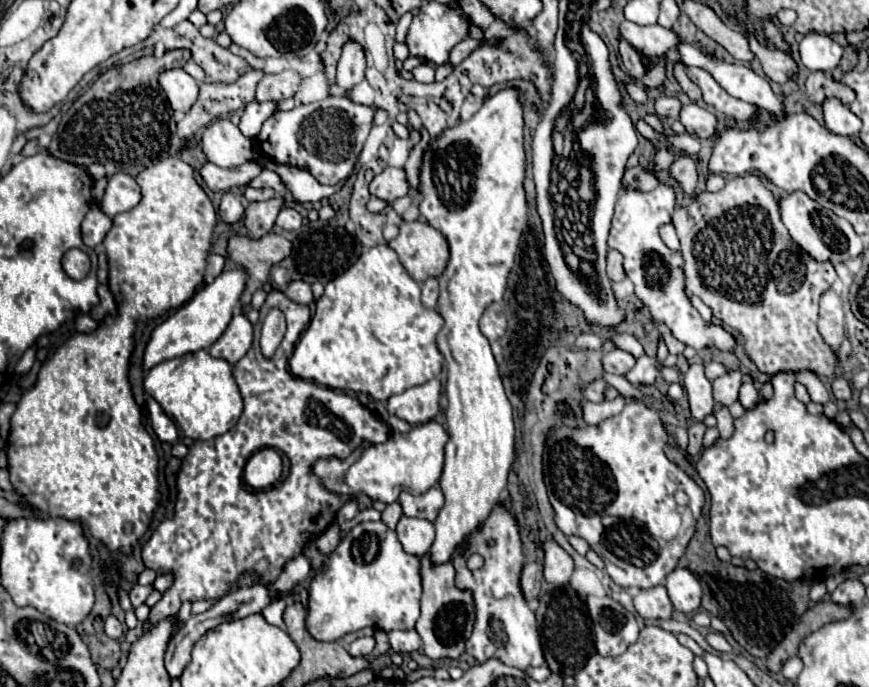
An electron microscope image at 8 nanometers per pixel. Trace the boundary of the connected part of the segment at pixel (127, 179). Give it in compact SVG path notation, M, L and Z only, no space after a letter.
M117 173L109 179L101 209L109 217L115 217L119 213L137 207L139 203L141 203L141 187L137 185L137 181L127 173Z

